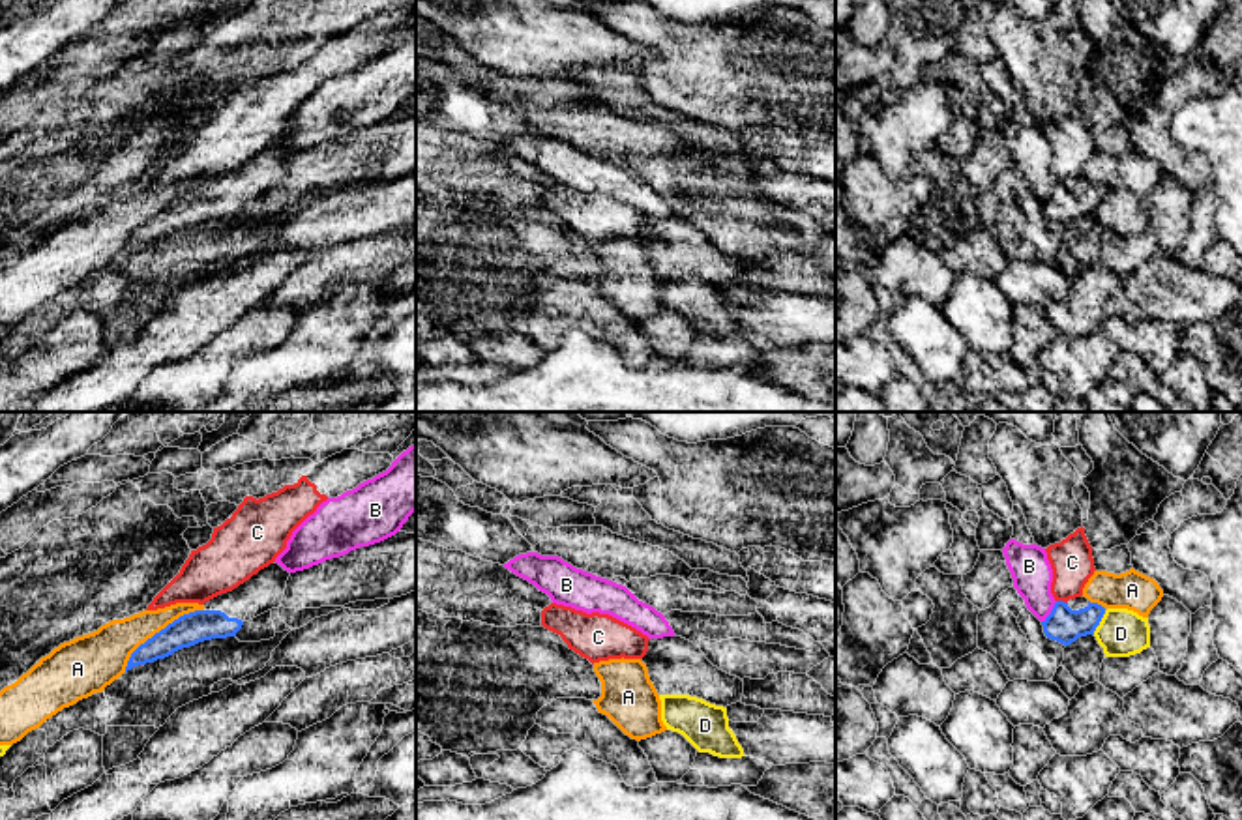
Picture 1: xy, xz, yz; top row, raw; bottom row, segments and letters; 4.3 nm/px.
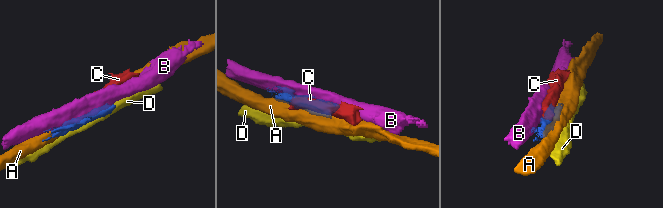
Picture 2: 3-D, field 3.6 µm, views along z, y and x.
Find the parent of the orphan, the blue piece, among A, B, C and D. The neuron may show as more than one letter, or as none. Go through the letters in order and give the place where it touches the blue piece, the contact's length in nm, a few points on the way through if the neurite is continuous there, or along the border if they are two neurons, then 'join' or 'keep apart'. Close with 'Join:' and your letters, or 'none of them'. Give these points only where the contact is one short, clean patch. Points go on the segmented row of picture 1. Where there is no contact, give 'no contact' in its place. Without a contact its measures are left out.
A: contact xy (160, 631); length 440 nm; keep apart
B: contact yz (1051, 613); length 120 nm; keep apart
C: contact yz (1063, 601); length 50 nm; keep apart
D: contact yz (1100, 620); length 120 nm; border yz (1106, 611), (1093, 633); keep apart
Join: none of them

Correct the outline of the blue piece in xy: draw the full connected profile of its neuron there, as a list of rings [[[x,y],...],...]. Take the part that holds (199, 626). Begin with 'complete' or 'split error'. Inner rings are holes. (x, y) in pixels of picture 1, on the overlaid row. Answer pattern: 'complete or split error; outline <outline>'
split error; outline [[[274,562],[232,592],[206,601],[202,610],[180,616],[131,653],[126,672],[204,640],[236,637],[245,622],[281,605],[288,577]]]

